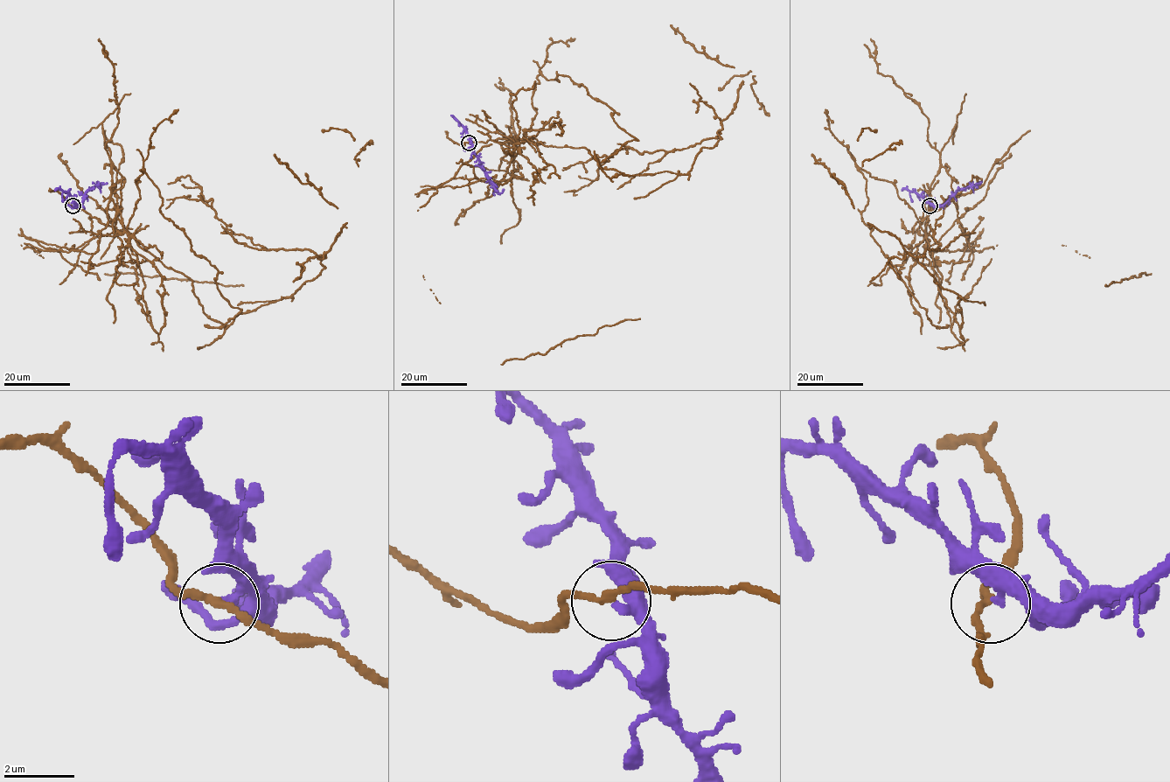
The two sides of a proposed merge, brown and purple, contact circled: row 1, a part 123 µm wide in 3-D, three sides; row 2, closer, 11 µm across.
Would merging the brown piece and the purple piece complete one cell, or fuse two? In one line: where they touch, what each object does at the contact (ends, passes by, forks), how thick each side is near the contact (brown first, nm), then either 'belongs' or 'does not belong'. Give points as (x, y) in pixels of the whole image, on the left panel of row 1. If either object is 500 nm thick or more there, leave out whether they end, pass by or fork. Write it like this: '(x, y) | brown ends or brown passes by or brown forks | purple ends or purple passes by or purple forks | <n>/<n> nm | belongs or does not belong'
(73, 205) | brown passes by | purple ends | 190/300 nm | does not belong

